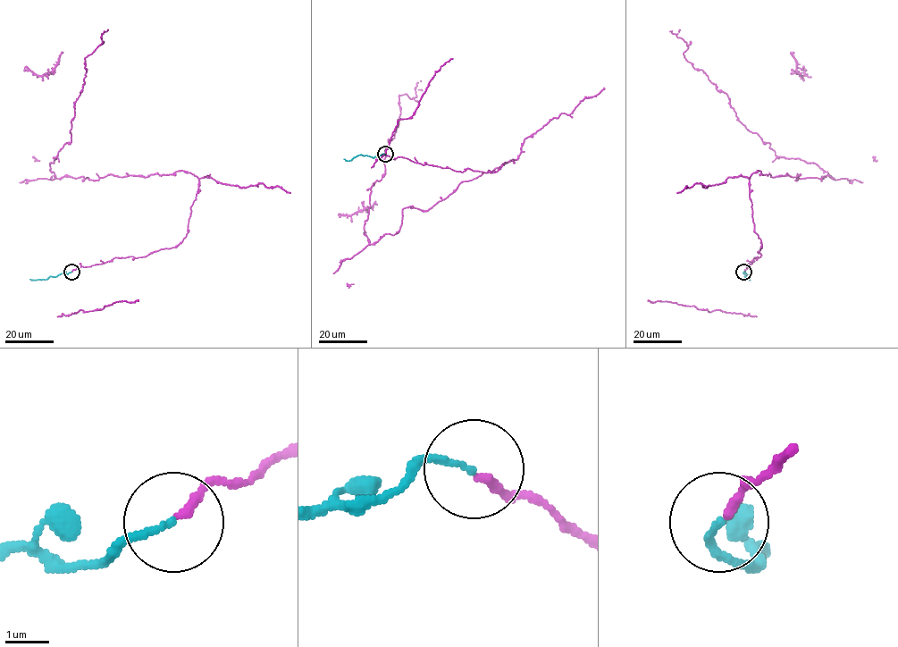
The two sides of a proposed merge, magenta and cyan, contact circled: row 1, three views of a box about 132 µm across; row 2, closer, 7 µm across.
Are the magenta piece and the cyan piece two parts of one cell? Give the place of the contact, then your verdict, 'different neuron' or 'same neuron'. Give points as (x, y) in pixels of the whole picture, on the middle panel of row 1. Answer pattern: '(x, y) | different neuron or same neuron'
(385, 154) | same neuron

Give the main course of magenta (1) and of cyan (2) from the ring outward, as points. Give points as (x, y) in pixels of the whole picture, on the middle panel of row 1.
1: (385, 155), (461, 172), (513, 160), (426, 211), (405, 207), (397, 233), (370, 243), (398, 96), (421, 80)
2: (385, 154), (372, 157), (361, 155), (348, 161), (344, 159)

